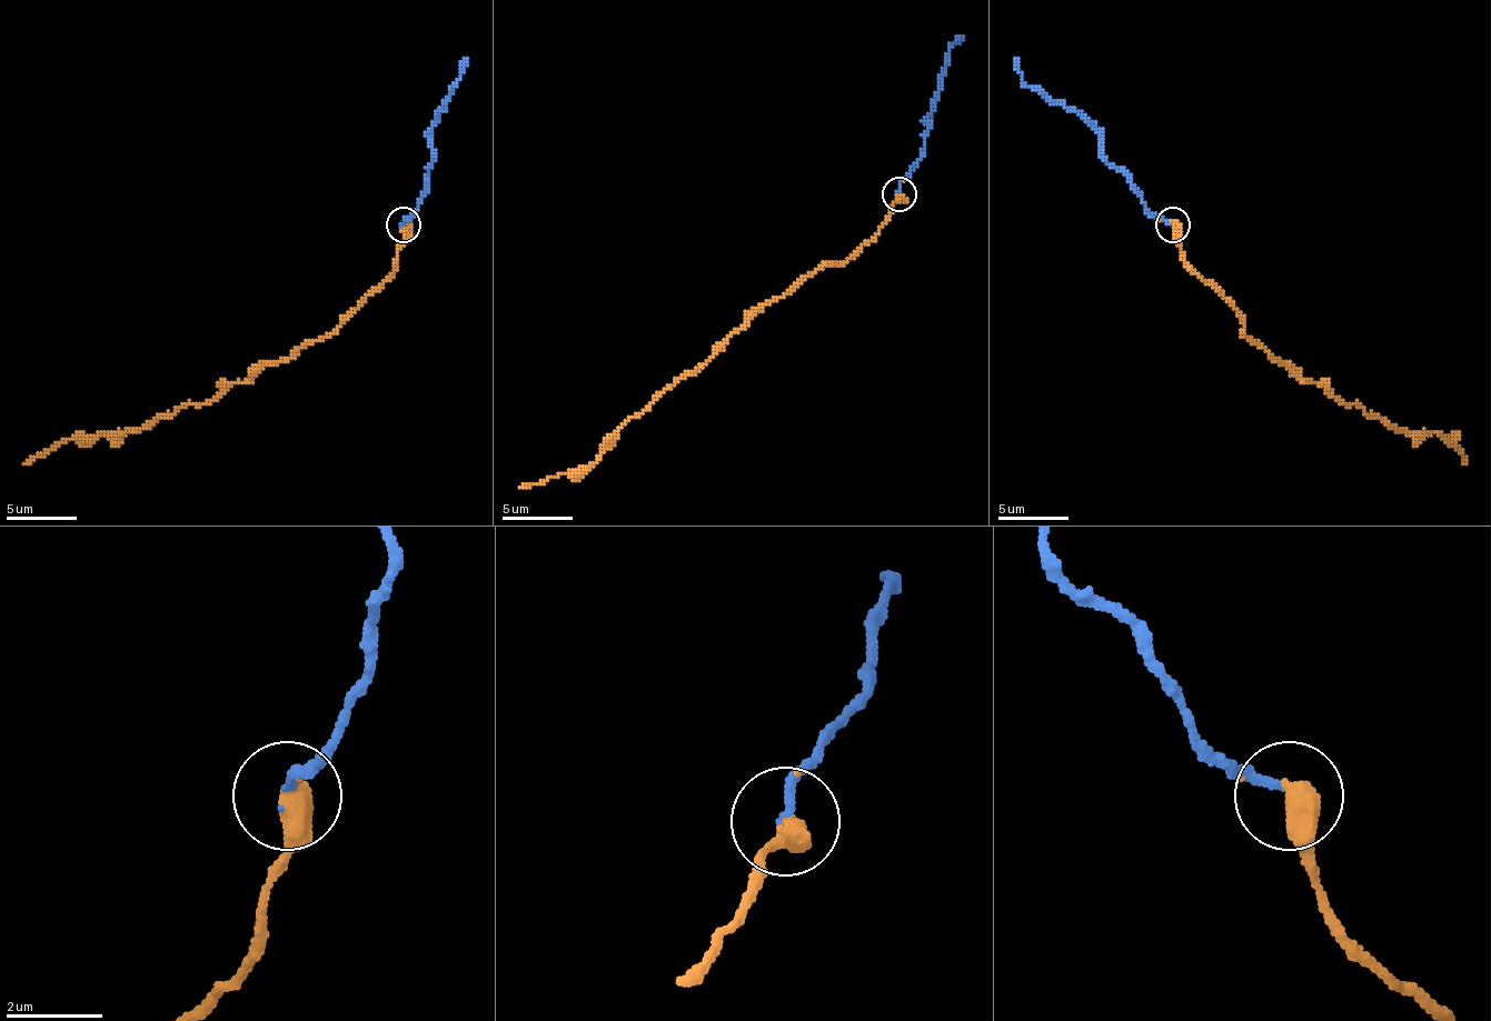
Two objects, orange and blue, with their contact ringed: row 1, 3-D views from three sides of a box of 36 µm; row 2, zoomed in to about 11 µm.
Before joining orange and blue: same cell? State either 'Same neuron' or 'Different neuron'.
Same neuron

